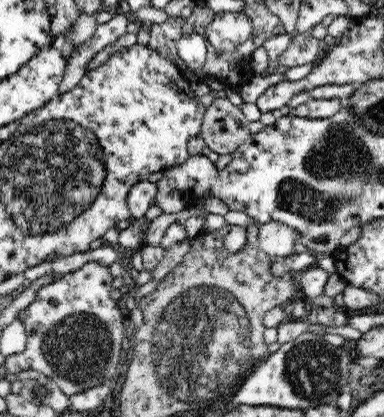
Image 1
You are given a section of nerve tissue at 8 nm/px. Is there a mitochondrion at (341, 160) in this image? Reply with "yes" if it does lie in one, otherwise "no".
yes

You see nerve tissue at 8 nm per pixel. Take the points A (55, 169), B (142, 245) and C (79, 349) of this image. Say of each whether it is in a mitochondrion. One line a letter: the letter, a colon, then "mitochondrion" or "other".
A: mitochondrion
B: other
C: mitochondrion

